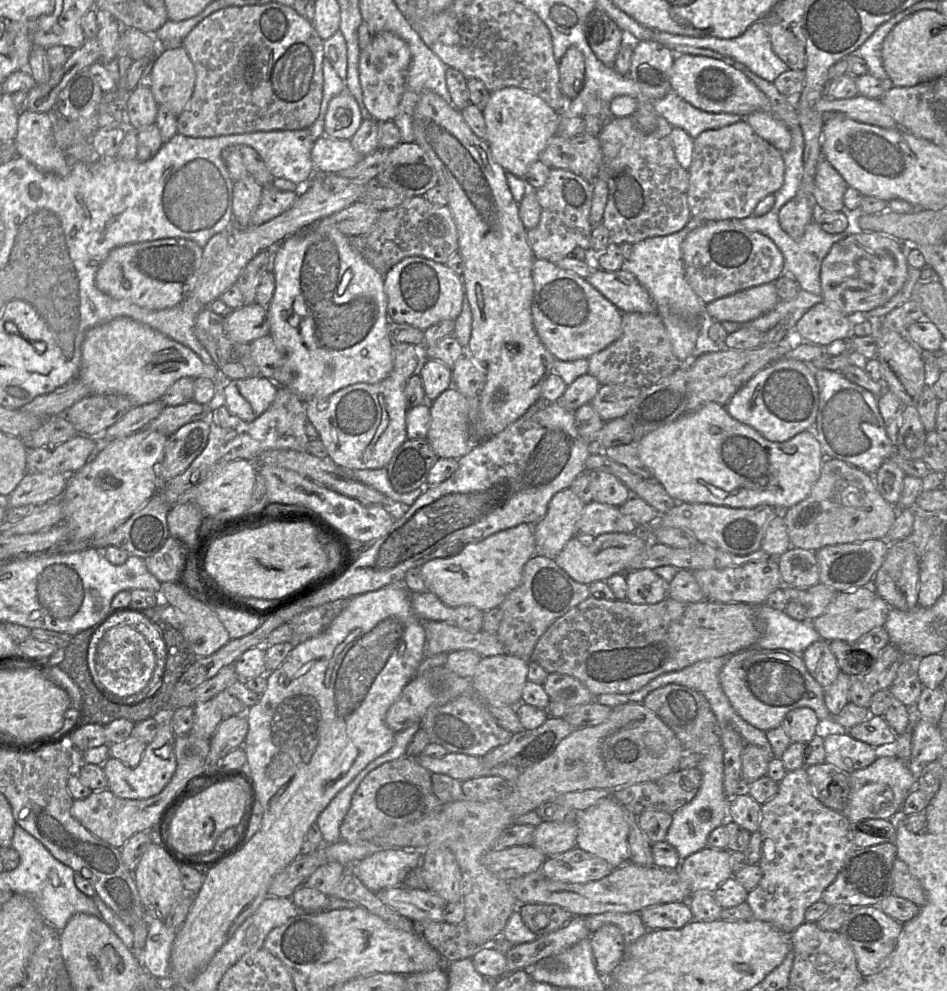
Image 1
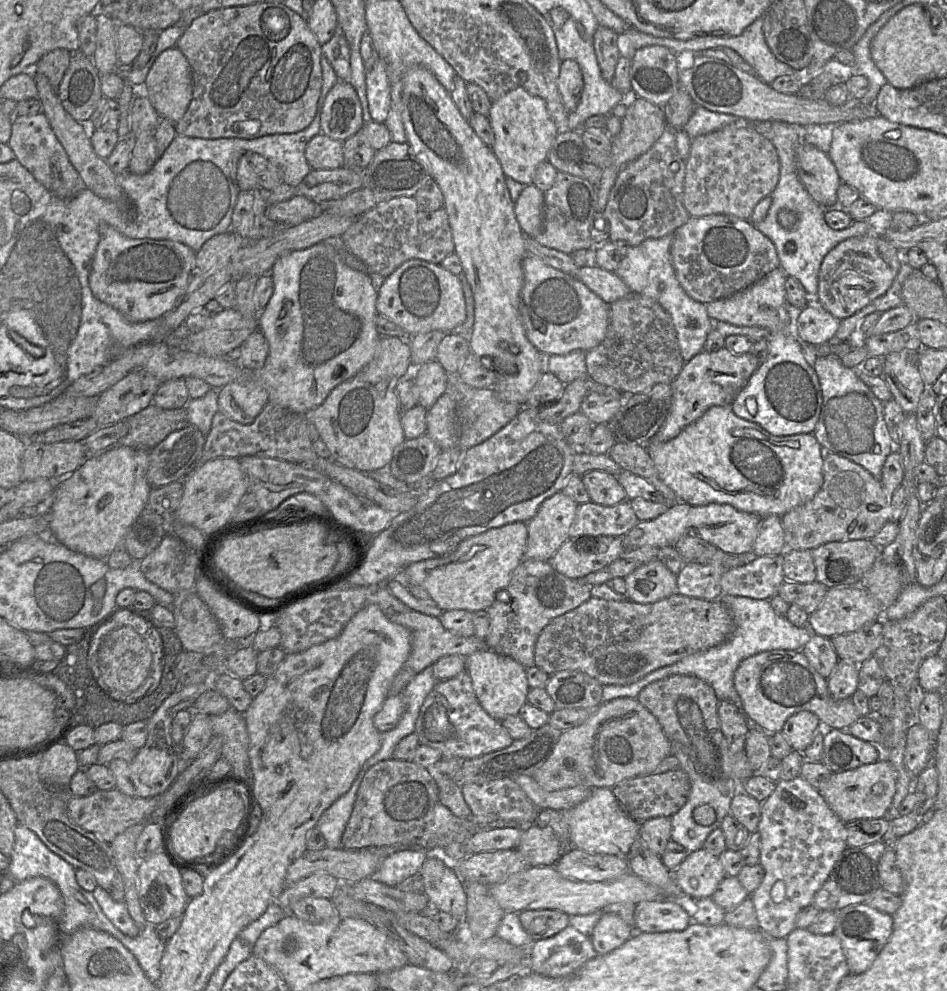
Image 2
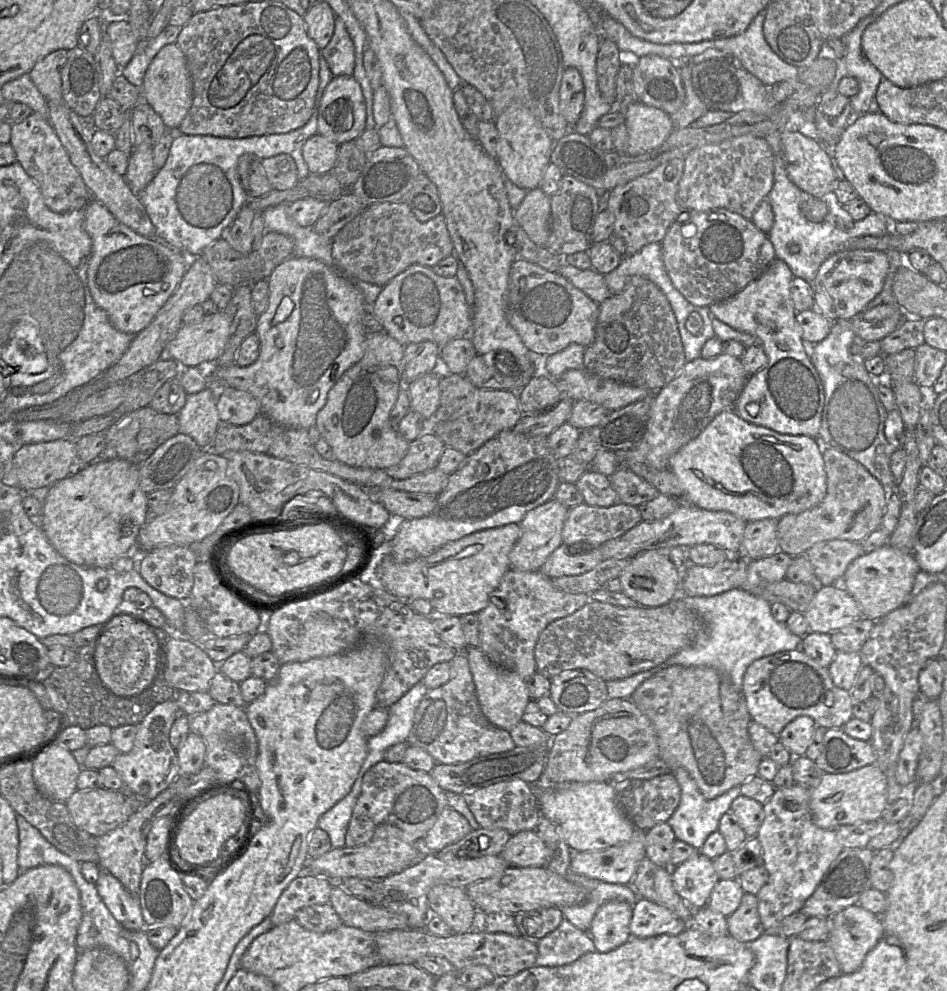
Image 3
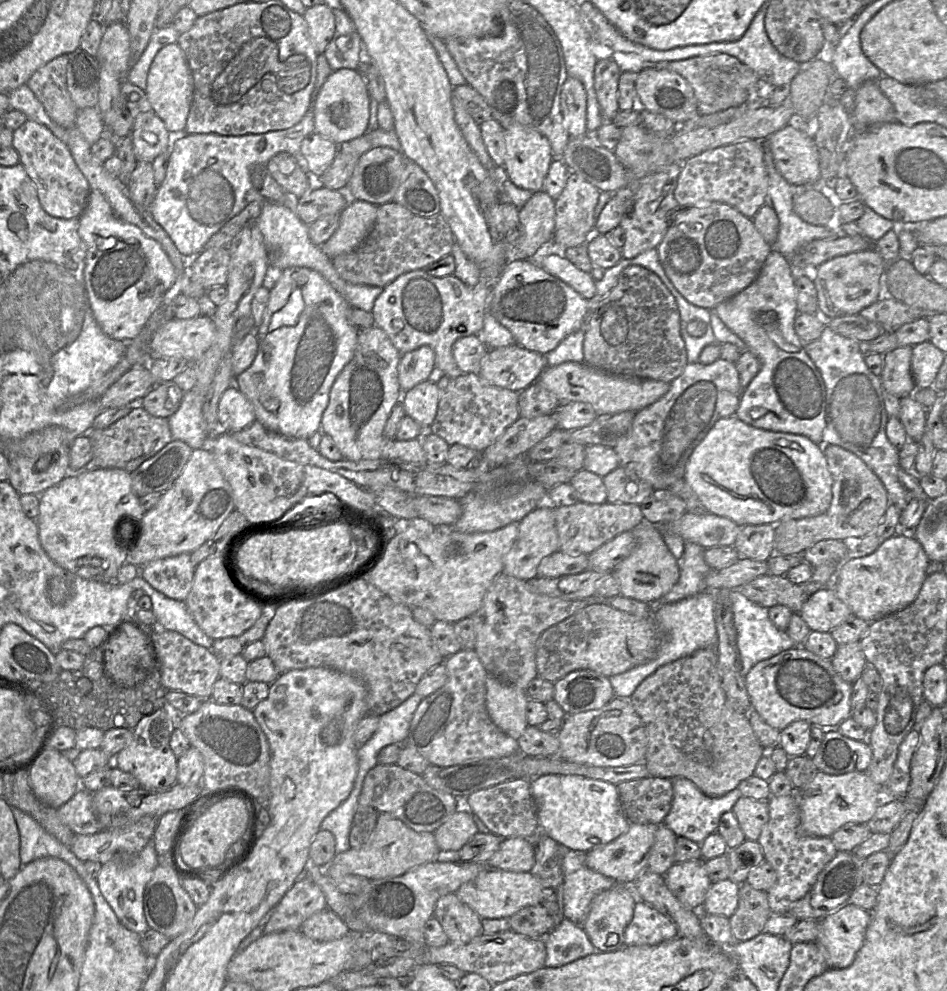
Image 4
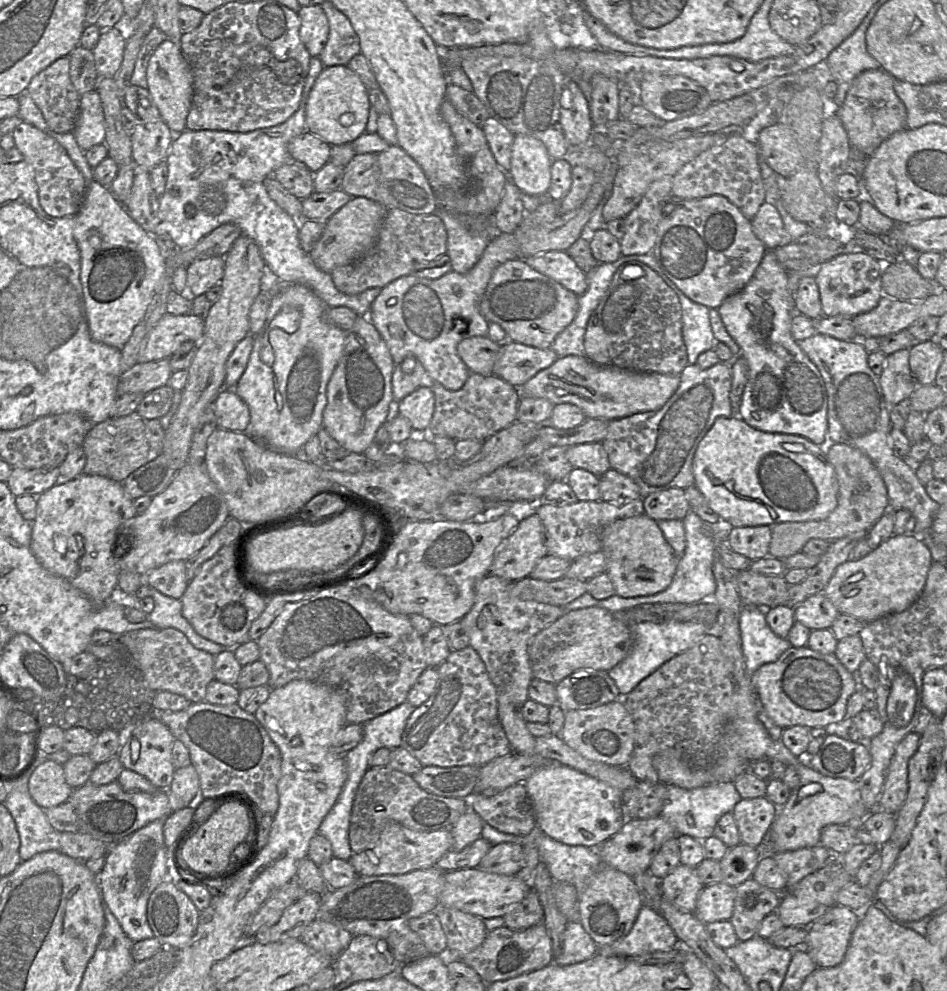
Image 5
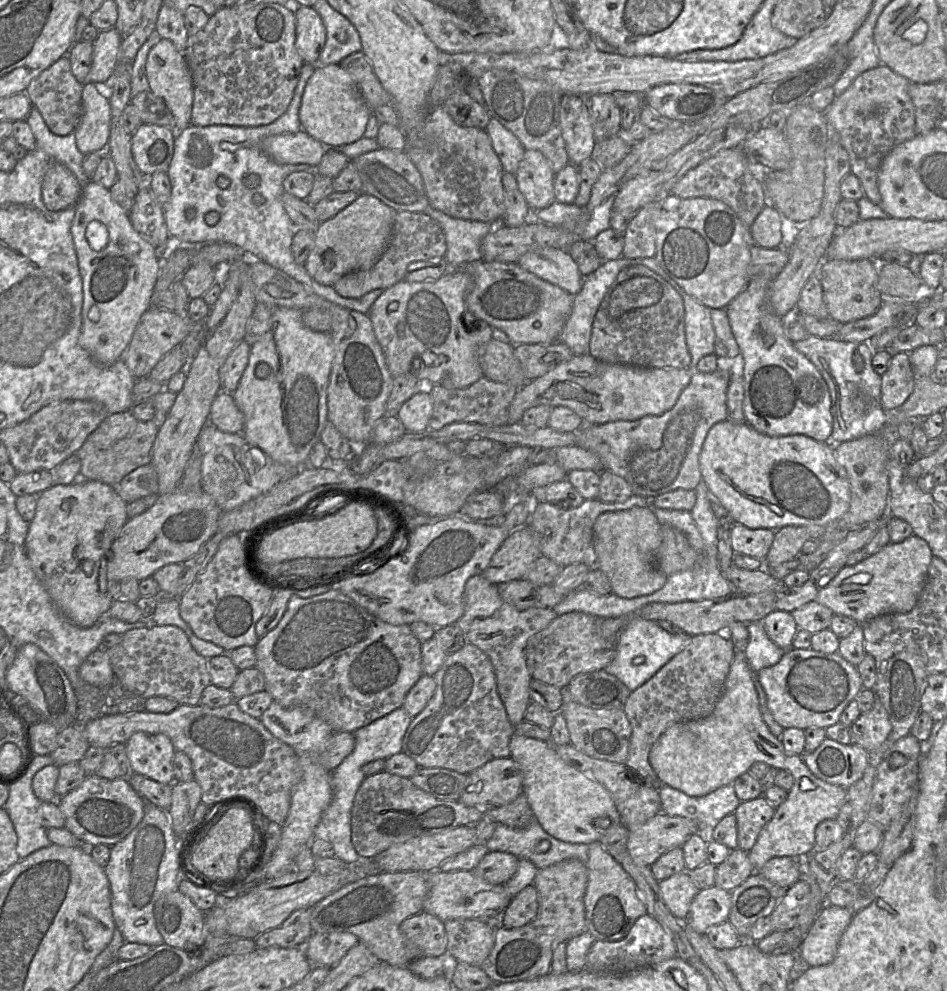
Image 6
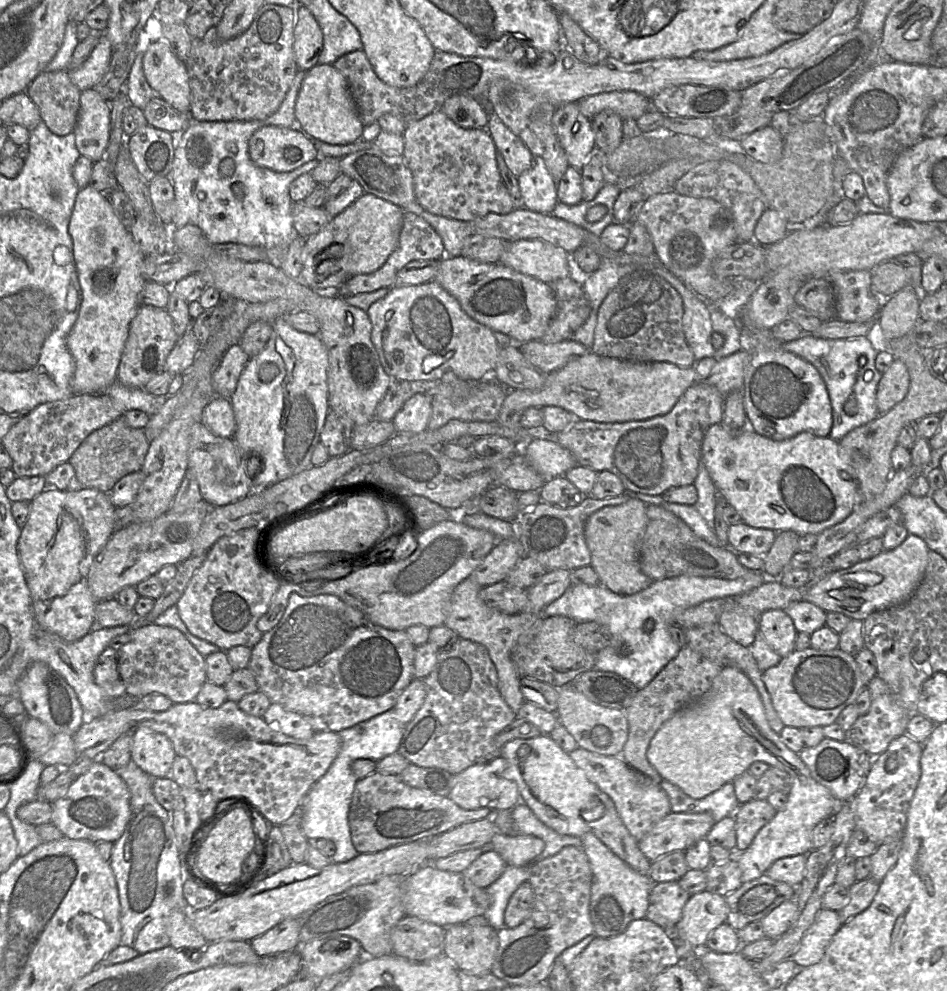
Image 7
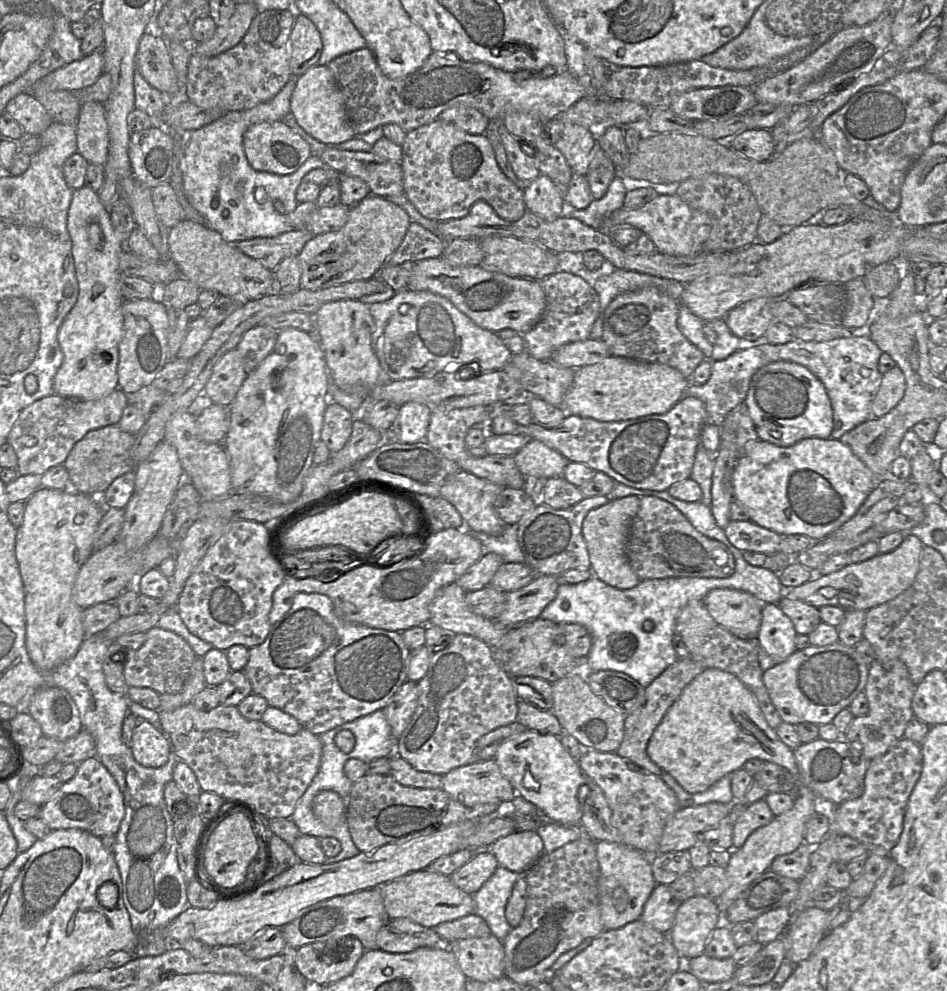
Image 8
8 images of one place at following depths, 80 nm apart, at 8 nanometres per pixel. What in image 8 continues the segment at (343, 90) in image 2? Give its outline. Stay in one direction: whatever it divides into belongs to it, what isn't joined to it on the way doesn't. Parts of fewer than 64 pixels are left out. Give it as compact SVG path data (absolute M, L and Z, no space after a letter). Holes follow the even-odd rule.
M317 64L298 77L290 108L298 124L320 142L335 145L356 137L347 116L343 94L328 65Z

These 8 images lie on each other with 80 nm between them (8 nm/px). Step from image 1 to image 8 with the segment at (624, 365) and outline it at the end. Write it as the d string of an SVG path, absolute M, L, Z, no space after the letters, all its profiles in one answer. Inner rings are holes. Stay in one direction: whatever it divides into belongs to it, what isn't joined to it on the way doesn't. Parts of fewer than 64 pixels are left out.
M645 286L635 291L617 295L603 313L603 333L601 340L607 345L612 356L630 358L637 361L661 363L677 369L690 379L696 367L705 360L703 352L692 344L678 327L680 303L656 286Z

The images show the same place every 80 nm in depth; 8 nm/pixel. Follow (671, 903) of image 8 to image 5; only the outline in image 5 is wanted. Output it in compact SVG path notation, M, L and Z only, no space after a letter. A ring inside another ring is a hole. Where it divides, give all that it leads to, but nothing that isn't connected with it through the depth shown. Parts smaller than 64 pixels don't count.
M679 864L659 882L663 898L681 911L694 913L699 894L705 887L695 867Z

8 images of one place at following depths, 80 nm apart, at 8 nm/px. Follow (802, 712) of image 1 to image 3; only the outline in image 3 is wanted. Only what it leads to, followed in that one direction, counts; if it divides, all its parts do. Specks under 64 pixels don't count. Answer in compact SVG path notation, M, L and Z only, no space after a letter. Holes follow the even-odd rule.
M798 716L790 721L779 734L779 741L795 756L806 753L812 742L817 723L810 716Z

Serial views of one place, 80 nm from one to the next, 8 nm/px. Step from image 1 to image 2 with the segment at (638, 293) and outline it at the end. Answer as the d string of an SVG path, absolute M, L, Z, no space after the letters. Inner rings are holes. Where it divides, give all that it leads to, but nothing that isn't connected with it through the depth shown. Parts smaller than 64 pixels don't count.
M598 266L580 267L576 270L576 272L573 275L578 280L583 282L591 291L597 294L607 304L611 304L630 294L637 294L637 293L632 293L630 288L615 272L607 271Z

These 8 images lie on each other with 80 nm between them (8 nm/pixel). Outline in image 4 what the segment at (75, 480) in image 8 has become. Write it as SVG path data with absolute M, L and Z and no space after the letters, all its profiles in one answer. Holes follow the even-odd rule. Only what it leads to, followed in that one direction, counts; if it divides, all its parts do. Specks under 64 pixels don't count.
M140 404L103 429L90 429L87 433L92 445L90 468L118 468L133 472L142 462L152 457L172 440L168 418L149 414Z

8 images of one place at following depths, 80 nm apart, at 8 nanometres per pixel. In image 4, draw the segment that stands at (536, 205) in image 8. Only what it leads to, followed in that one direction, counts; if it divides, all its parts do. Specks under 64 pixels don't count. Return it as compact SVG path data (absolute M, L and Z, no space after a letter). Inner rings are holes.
M520 124L504 128L504 137L505 176L521 189L532 192L542 190L554 160L548 139L536 130Z

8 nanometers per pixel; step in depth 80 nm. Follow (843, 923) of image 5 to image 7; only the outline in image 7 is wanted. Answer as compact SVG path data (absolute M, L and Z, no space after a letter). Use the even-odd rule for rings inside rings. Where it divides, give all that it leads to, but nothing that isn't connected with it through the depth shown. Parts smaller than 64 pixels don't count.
M820 909L791 958L798 968L808 967L820 962L826 948L841 926L842 923L837 911Z

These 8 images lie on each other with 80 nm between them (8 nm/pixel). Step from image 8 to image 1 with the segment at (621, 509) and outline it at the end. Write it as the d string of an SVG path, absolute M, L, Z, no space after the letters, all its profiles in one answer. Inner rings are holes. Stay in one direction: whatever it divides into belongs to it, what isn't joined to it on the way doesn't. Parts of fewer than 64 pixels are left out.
M653 569L624 573L627 583L626 599L633 604L656 604L668 597L669 583Z

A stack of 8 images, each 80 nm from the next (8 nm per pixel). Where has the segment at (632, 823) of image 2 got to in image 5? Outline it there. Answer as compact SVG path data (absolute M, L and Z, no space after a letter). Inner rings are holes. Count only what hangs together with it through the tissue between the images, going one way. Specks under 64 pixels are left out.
M558 761L540 766L524 784L537 826L564 844L598 848L618 833L627 819L619 790ZM601 821L606 821L606 828L600 827Z

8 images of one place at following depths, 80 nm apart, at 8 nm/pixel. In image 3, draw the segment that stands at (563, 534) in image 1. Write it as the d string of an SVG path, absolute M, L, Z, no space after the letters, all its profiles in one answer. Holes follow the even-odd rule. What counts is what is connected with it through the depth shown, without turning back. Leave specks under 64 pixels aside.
M555 498L530 510L520 522L520 535L509 553L510 570L541 571L549 556L562 544L568 507Z

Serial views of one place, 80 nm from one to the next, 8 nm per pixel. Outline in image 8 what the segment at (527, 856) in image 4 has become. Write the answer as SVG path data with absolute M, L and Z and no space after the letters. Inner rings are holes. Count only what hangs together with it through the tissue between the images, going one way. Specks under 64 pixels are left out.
M491 851L482 852L473 858L451 876L452 882L462 891L474 895L493 875L499 866Z

